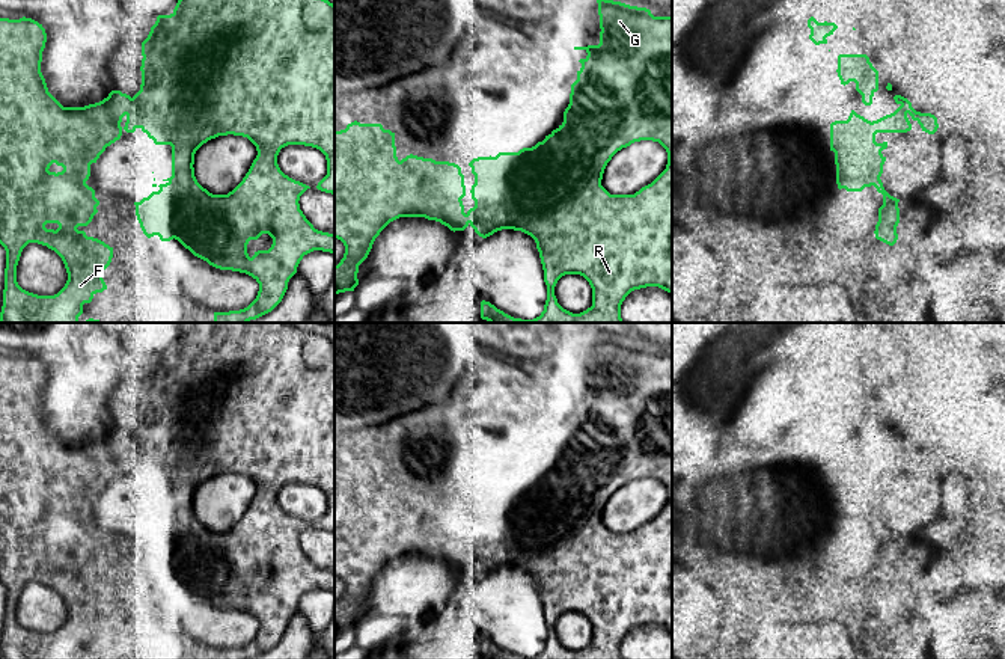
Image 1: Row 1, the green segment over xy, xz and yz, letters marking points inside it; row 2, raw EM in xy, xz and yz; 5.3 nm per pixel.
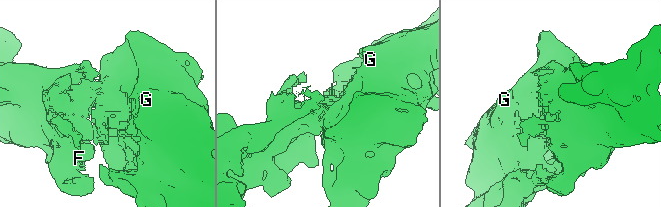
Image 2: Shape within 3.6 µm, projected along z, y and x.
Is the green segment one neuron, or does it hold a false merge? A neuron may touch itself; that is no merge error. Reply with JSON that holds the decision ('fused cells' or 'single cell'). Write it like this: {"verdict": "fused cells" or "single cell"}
{"verdict": "single cell"}

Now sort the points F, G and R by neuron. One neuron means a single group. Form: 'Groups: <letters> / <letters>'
Groups: F G R

